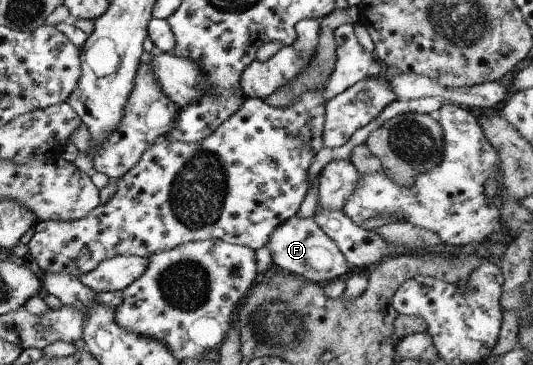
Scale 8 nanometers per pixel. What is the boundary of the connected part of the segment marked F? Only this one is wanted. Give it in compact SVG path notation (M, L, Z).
M292 216L271 233L266 246L272 253L276 269L303 277L308 282L324 285L352 272L336 242L321 230L313 218L297 219Z

